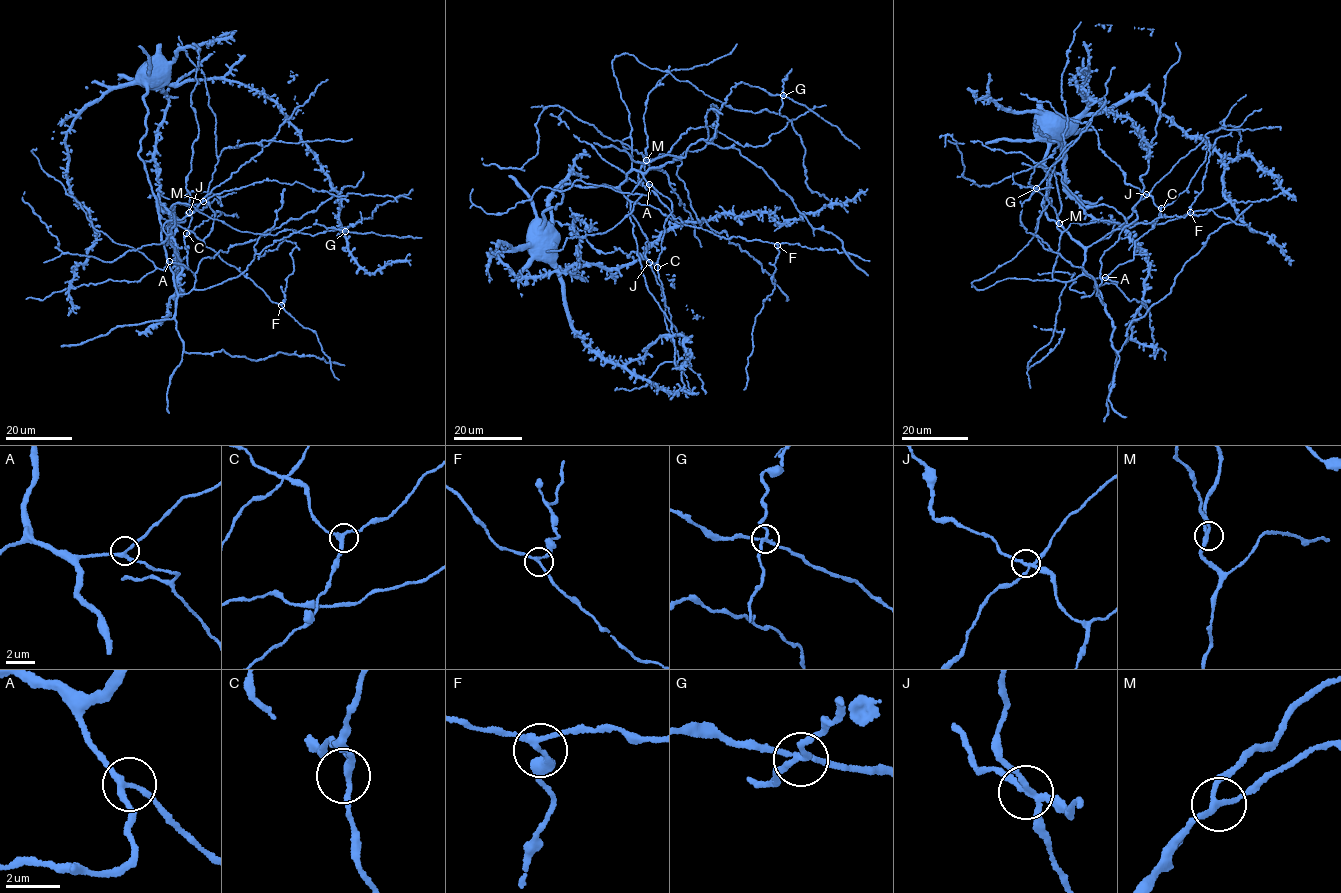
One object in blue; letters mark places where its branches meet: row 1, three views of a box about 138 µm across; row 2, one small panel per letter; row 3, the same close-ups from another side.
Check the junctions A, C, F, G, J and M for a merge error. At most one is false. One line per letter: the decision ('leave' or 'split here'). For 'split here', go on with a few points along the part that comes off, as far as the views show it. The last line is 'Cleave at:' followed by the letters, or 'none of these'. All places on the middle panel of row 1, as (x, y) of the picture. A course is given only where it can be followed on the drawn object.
A: leave
C: leave
F: leave
G: split here; course (783, 95), (783, 81), (790, 71), (784, 77)
J: leave
M: leave
Cleave at: G

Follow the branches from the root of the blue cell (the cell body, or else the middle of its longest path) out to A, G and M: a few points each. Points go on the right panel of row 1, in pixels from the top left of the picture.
A: (1038, 129), (1047, 143), (1043, 167), (1050, 190), (1045, 214), (1083, 246), (1083, 273), (1105, 277)
G: (1038, 129), (1045, 214), (1083, 246), (1083, 274), (1104, 305), (1091, 276), (1026, 232), (1022, 204), (1036, 188)
M: (1038, 129), (1047, 143), (1045, 214), (1085, 249), (1083, 273), (1066, 282), (1052, 276), (1059, 223)

